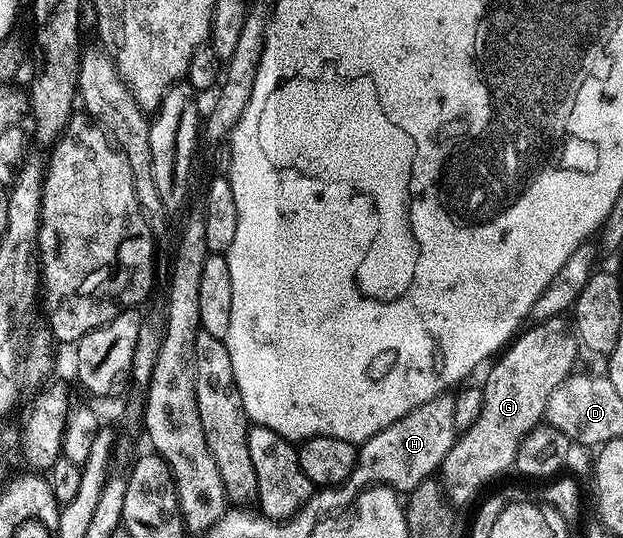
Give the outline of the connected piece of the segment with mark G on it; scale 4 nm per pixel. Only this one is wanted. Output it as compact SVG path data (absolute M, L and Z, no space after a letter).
M565 317L551 318L531 327L531 330L523 329L501 351L500 357L493 363L495 366L486 374L486 382L482 386L484 404L480 408L480 416L476 416L476 424L461 431L448 456L444 456L440 481L451 503L468 501L485 482L513 467L520 440L533 426L543 421L548 396L552 396L552 392L556 392L558 385L575 369L574 361L578 358L580 343Z

